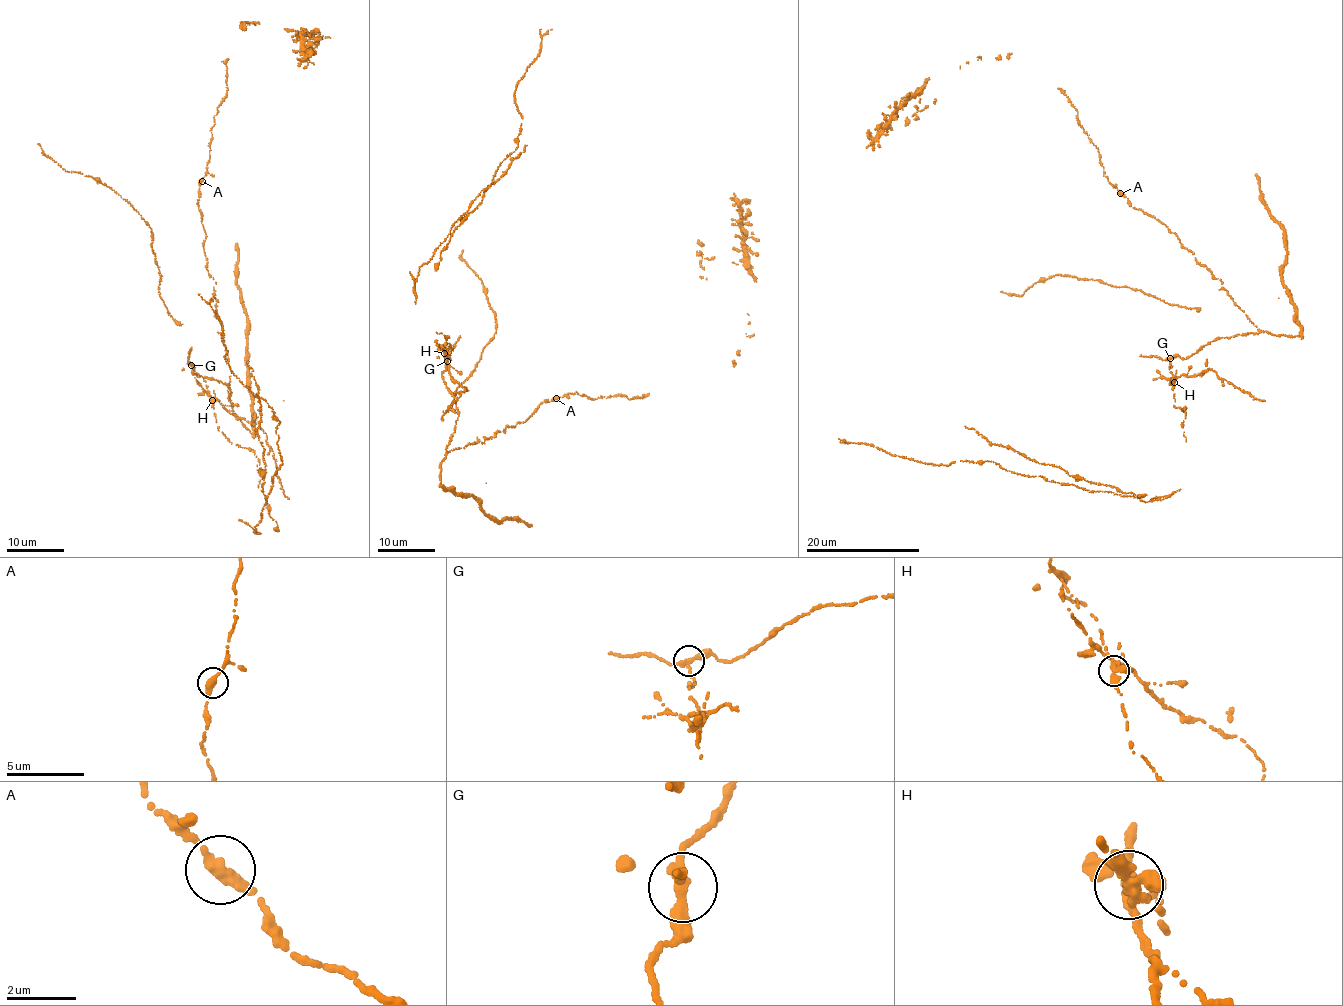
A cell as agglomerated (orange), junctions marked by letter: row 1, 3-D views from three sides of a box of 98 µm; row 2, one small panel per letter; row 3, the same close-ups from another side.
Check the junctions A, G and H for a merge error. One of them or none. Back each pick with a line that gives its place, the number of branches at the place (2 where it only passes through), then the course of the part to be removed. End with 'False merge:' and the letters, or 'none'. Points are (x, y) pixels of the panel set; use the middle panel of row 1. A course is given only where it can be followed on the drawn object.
H: at (444, 353); 3 branches meet
False merge: H

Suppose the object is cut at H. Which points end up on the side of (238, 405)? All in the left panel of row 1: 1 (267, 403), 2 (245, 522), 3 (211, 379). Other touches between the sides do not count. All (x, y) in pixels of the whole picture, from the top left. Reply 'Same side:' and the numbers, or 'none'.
Same side: none

